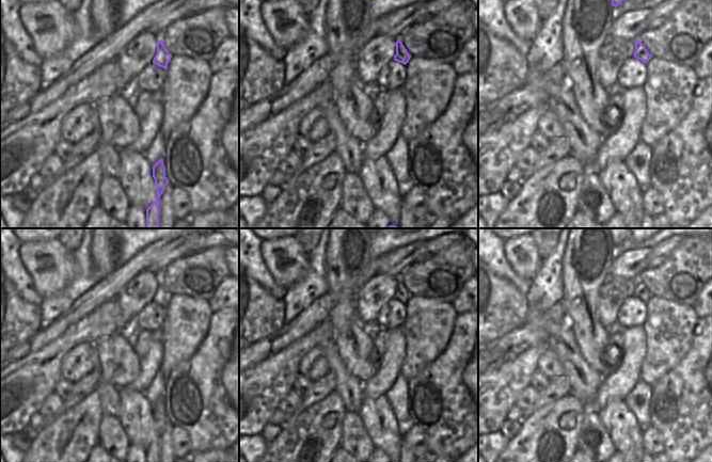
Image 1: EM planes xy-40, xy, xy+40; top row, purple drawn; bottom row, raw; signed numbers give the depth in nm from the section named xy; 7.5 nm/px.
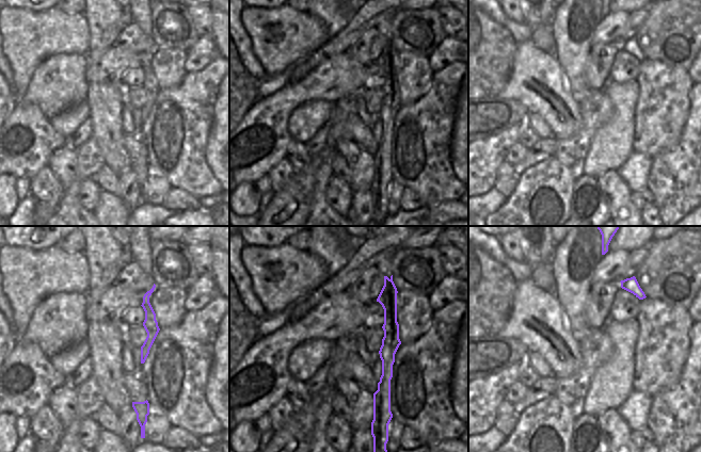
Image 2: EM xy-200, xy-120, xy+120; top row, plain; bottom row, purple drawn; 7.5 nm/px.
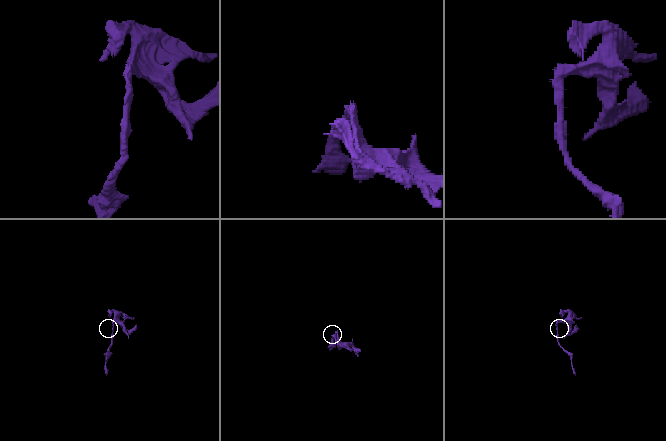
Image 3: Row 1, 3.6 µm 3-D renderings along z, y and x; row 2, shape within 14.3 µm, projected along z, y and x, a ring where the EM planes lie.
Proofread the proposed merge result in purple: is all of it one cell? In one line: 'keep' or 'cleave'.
cleave

